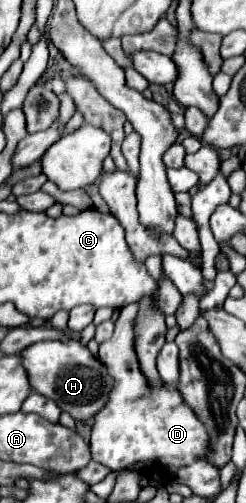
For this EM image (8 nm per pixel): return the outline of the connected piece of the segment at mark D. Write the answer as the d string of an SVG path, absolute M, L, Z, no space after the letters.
M136 303L126 305L120 311L120 317L116 321L116 329L110 341L104 341L100 345L100 359L108 365L108 371L116 379L116 389L112 389L112 397L108 399L108 405L100 411L100 415L94 417L94 427L90 435L92 445L92 459L100 461L112 471L120 471L134 463L152 463L150 469L156 469L162 477L168 477L168 465L188 465L188 461L194 461L196 457L204 457L204 425L200 425L200 419L188 409L188 405L182 401L180 393L176 389L156 389L156 393L148 393L148 381L144 381L144 375L140 373L140 365L136 361L134 353L134 319L138 315Z

